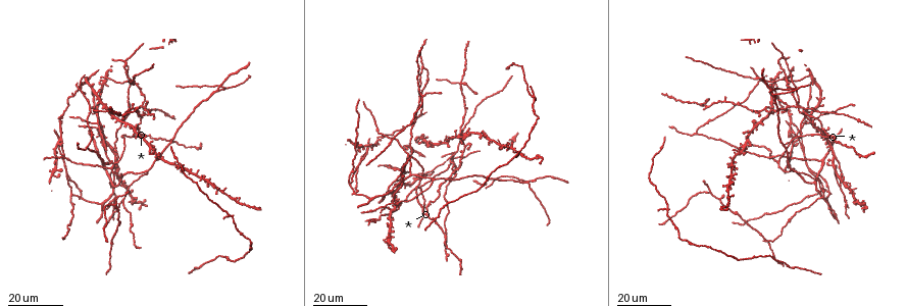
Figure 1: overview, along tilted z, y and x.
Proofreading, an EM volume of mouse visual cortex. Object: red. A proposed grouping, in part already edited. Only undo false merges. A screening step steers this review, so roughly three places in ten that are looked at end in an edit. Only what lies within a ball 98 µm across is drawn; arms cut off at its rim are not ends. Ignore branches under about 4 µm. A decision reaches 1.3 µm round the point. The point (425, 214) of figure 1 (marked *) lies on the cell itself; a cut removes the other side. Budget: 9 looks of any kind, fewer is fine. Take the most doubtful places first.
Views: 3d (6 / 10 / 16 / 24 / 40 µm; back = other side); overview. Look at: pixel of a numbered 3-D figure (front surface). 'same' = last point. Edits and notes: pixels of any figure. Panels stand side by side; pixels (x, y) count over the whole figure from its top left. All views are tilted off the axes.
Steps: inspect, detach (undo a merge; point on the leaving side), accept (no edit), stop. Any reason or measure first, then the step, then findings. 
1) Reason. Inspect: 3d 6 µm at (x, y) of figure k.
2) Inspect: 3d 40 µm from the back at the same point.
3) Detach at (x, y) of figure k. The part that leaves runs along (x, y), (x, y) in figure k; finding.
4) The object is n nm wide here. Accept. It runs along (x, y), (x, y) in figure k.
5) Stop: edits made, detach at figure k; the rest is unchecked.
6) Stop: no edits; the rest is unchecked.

Thin arm on a thick one. Inspect: 3d 16 µm at (100, 135) of figure 1.

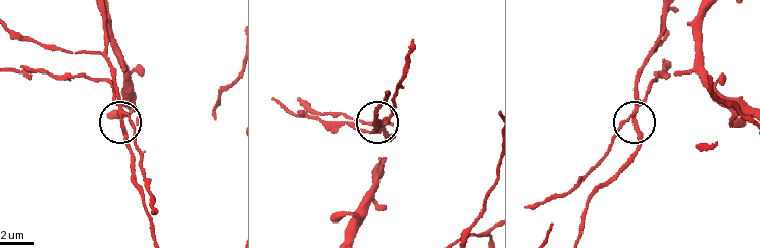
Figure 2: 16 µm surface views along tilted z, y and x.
Inspect: 3d 6 µm at (125, 115) of figure 2.

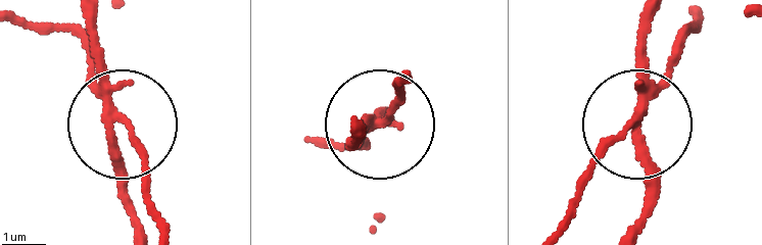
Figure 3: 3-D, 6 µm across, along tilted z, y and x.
Detach at (139, 145) of figure 3. The part that leaves runs along (112, 110), (143, 165), (156, 233) in figure 3; two cells meet here.

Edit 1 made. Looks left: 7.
Inspect: overview.

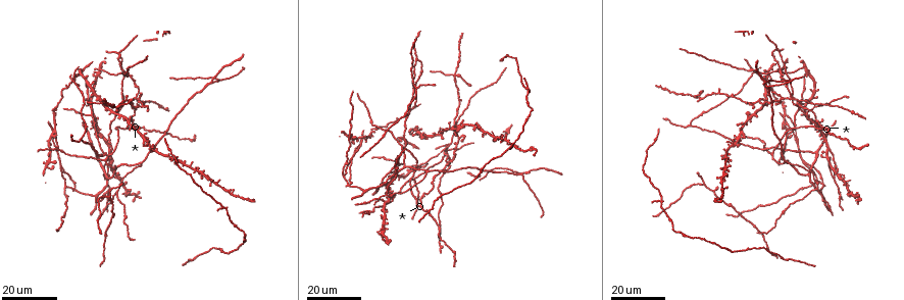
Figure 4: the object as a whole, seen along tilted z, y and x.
Two arms in line, one across. Inspect: 3d 24 µm at (524, 173) of figure 4.

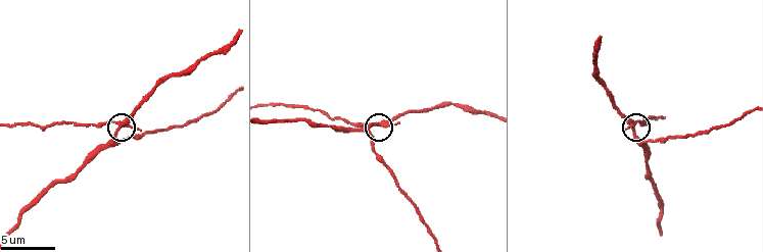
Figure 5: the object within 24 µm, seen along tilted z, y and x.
Zoom in. Inspect: 3d 6 µm at (379, 126) of figure 5.

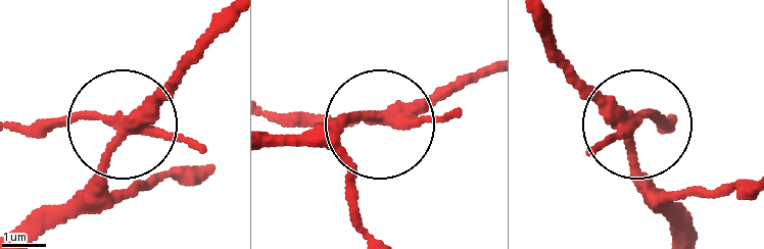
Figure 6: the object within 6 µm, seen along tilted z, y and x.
The object is 240 nm wide here. Detach at (72, 119) of figure 6. Two cells meet here.

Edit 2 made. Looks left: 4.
Branch point. Inspect: 3d 16 µm at (826, 147) of figure 4.

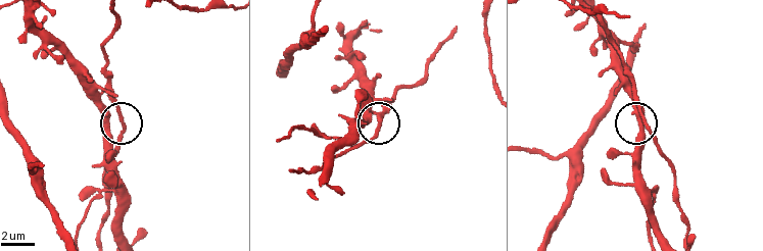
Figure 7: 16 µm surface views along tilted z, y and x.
Closer look. Inspect: 3d 10 µm at (369, 120) of figure 7.

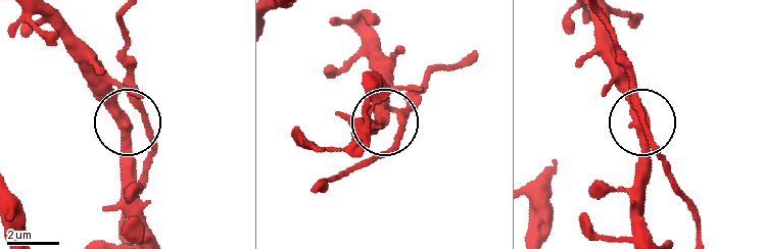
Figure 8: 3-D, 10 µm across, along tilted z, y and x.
Inspect: 3d 6 µm at (382, 121) of figure 8.

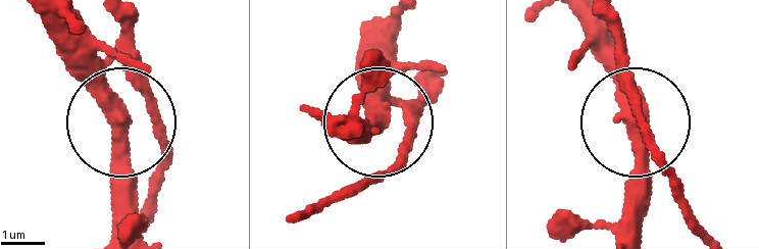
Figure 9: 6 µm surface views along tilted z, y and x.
The object is 350 nm wide here. Accept. It runs along (44, 19), (111, 114), (159, 145), (161, 183) in figure 9; continuous, no second cell.

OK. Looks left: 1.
Stop: edits made, detach at figure 3, detach at figure 6; the rest is unchecked.

